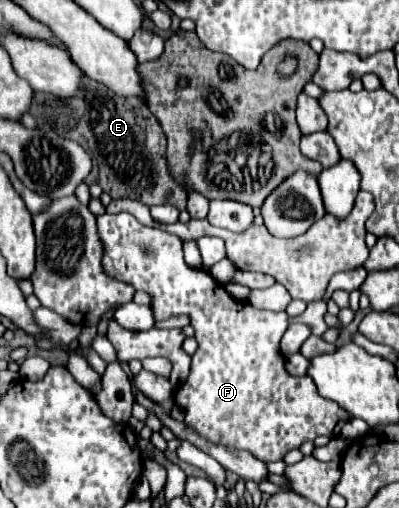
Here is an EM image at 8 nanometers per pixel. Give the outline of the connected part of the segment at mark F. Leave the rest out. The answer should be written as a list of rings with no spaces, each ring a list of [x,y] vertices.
[[[100,214],[96,216],[98,236],[104,246],[102,268],[114,278],[132,284],[136,290],[144,290],[150,296],[150,306],[156,320],[172,318],[176,314],[188,314],[190,326],[196,330],[198,350],[192,354],[192,366],[186,382],[174,392],[174,402],[184,410],[186,428],[194,430],[210,444],[222,444],[236,450],[246,450],[258,460],[284,460],[284,456],[300,448],[302,442],[316,436],[336,438],[342,426],[350,420],[350,414],[338,404],[322,398],[316,392],[310,376],[292,376],[284,366],[280,352],[280,338],[286,330],[286,312],[258,310],[248,302],[232,298],[226,288],[204,272],[190,268],[182,256],[182,240],[174,234],[158,228],[142,226],[132,214]]]

